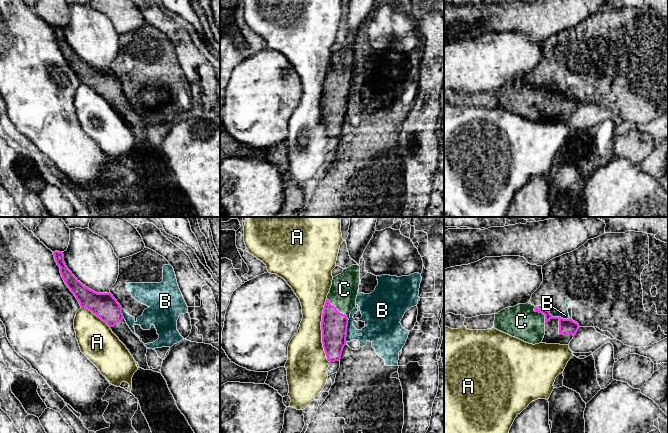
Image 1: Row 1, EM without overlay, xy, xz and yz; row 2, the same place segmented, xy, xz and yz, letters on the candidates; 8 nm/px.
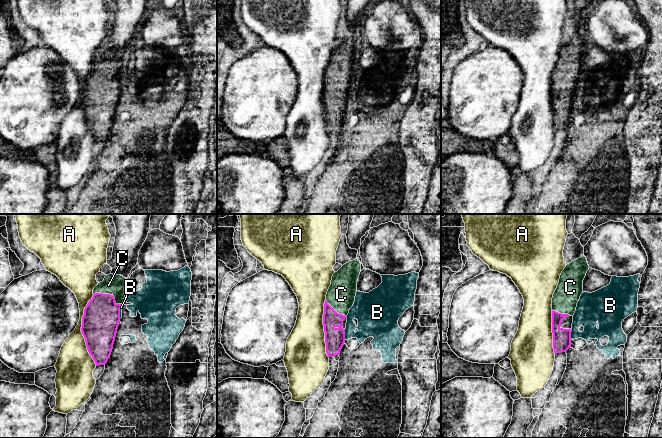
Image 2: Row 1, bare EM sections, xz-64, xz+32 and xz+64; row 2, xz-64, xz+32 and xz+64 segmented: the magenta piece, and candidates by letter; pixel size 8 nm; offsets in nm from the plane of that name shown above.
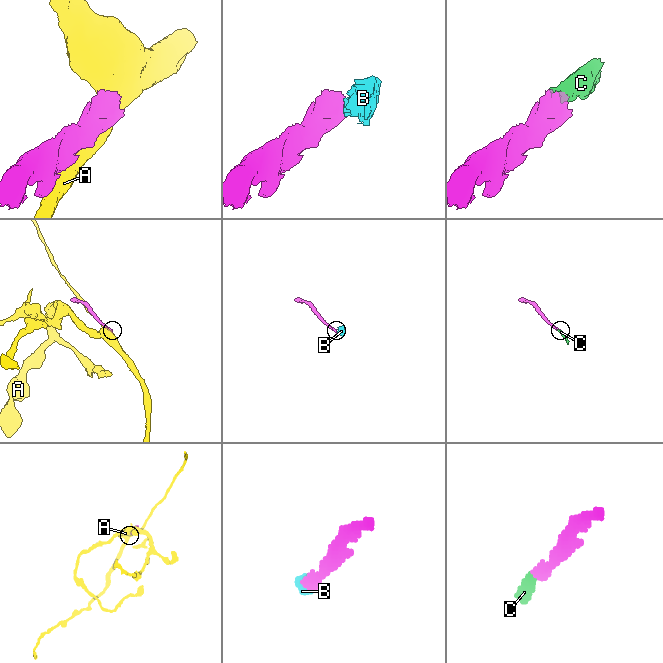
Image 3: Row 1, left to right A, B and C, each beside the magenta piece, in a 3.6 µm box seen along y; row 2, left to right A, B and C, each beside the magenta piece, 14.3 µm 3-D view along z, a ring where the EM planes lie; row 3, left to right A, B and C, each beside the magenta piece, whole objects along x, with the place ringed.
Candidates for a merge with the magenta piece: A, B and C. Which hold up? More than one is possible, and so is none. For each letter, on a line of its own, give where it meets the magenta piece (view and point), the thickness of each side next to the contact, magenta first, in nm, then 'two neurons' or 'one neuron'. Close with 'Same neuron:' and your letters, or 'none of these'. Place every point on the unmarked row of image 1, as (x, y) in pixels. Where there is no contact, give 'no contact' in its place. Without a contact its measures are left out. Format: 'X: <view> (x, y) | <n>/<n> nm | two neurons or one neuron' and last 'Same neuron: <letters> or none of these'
A: xz (321, 105) | 220/300 nm | two neurons
B: yz (551, 91) | 130/60 nm | two neurons
C: xz (336, 85) | 220/220 nm | one neuron
Same neuron: C

